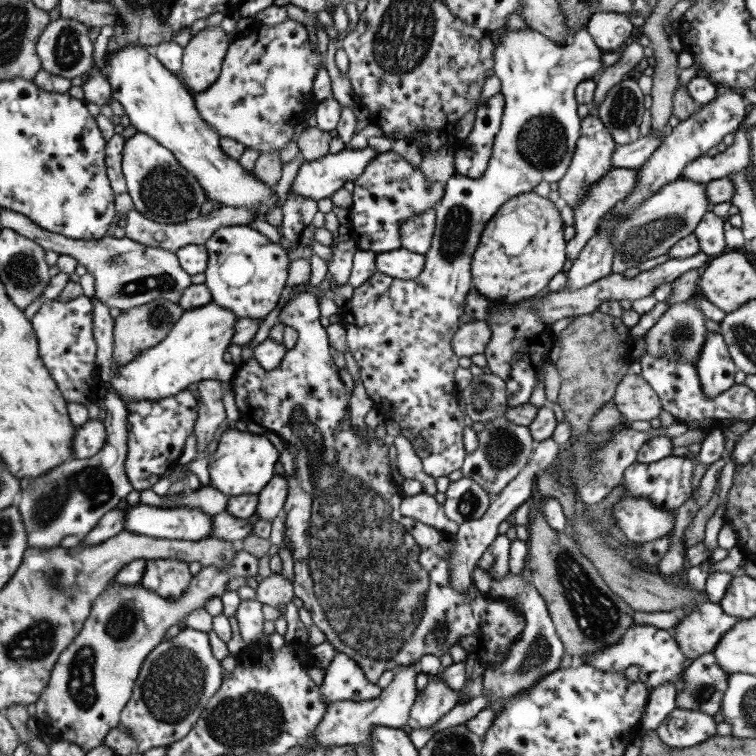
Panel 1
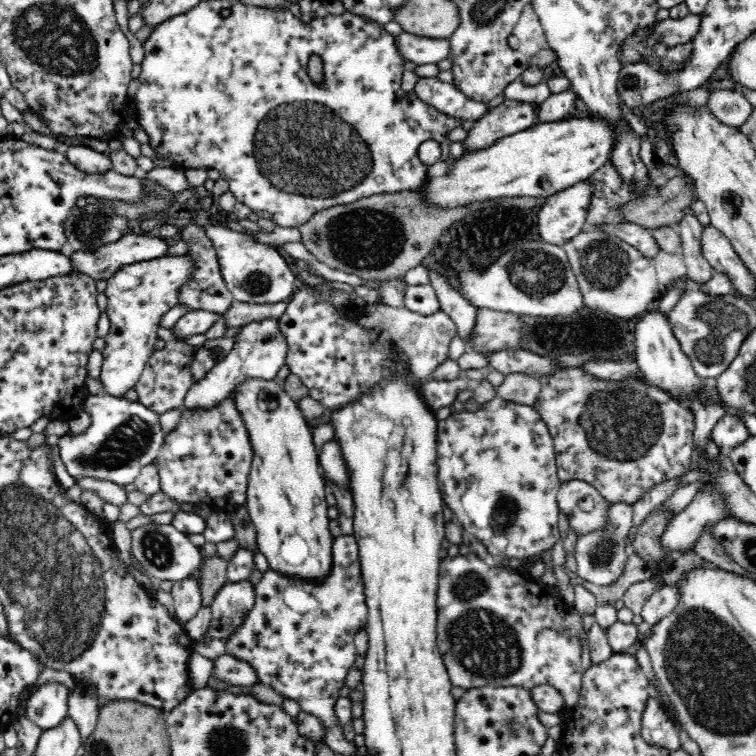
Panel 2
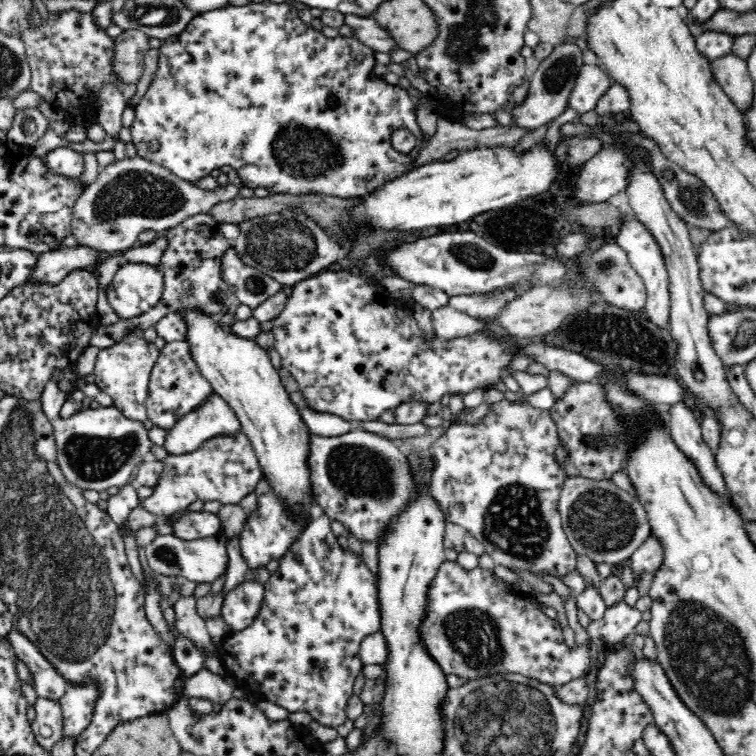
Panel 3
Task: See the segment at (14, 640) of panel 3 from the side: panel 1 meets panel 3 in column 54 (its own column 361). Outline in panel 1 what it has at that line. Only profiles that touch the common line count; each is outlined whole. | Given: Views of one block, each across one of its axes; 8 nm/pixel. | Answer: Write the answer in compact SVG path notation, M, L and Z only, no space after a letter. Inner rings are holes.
M342 652L335 653L319 687L321 698L330 703L337 700L374 700L383 689L370 682L361 666Z

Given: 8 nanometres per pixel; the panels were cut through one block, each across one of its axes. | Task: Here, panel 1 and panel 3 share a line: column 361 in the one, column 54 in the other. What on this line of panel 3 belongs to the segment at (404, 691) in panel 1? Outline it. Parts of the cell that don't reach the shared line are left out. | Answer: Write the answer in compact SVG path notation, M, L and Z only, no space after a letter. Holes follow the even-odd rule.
M38 697L35 702L36 718L31 723L32 730L47 752L64 737L64 718L59 701Z

